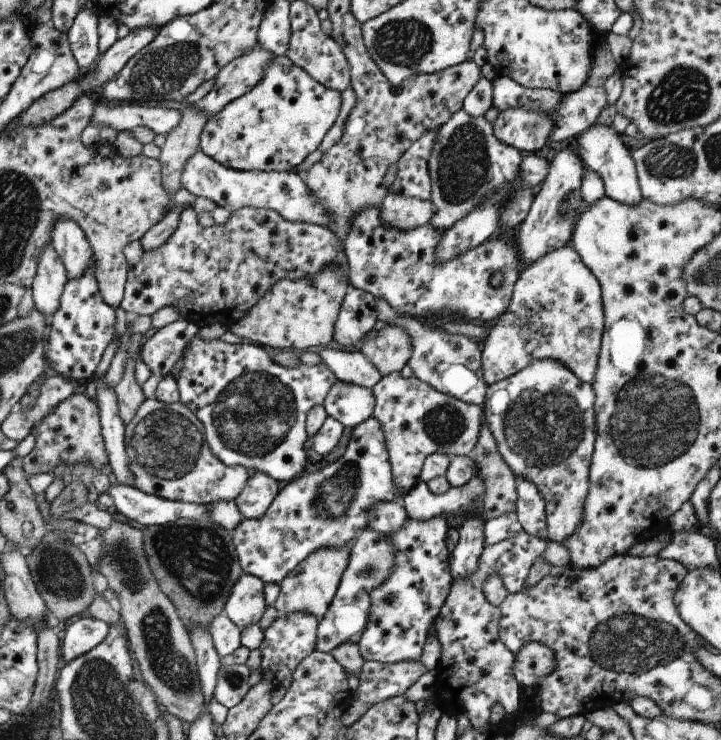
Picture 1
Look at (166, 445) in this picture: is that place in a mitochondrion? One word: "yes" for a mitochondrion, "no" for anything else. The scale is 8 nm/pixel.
yes

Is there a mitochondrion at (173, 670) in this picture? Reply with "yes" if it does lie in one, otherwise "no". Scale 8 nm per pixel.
yes

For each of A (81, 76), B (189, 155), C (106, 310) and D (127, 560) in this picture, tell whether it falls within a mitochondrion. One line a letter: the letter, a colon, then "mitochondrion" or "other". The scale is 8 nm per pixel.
A: other
B: other
C: other
D: mitochondrion

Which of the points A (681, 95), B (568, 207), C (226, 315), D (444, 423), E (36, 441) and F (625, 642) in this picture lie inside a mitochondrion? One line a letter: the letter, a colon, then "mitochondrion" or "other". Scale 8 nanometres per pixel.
A: mitochondrion
B: mitochondrion
C: other
D: mitochondrion
E: other
F: mitochondrion

